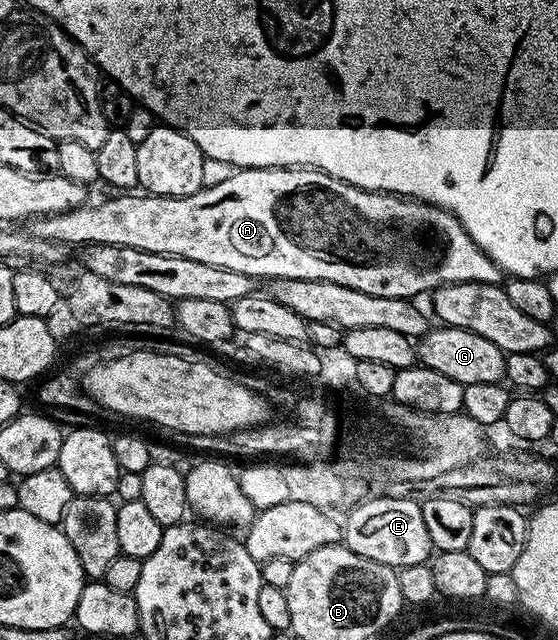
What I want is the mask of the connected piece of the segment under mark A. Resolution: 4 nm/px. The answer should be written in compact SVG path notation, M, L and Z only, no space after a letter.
M246 167L234 170L220 185L202 187L193 195L187 197L163 197L148 193L117 193L114 199L106 203L86 202L83 207L76 207L54 215L38 215L28 224L29 234L44 239L54 239L70 245L86 245L102 243L103 245L127 245L131 249L143 249L147 253L163 253L175 257L187 257L191 261L203 261L203 265L219 265L219 269L235 269L235 273L247 273L260 277L265 281L275 279L310 279L311 281L331 281L335 285L347 285L351 289L359 289L359 293L367 293L375 297L399 297L400 299L416 300L417 295L432 293L445 283L495 283L500 284L503 272L491 261L475 241L463 229L463 225L449 211L436 207L433 203L424 203L422 199L411 199L403 195L390 195L387 191L364 191L350 183L339 181L327 173L317 171L314 167Z

